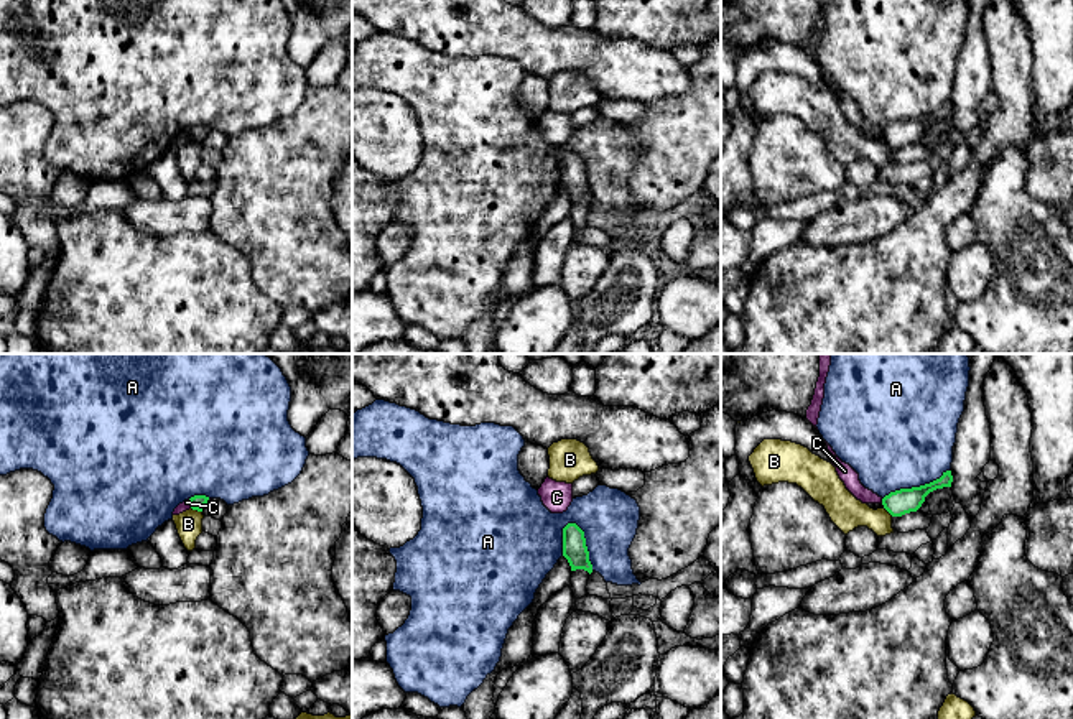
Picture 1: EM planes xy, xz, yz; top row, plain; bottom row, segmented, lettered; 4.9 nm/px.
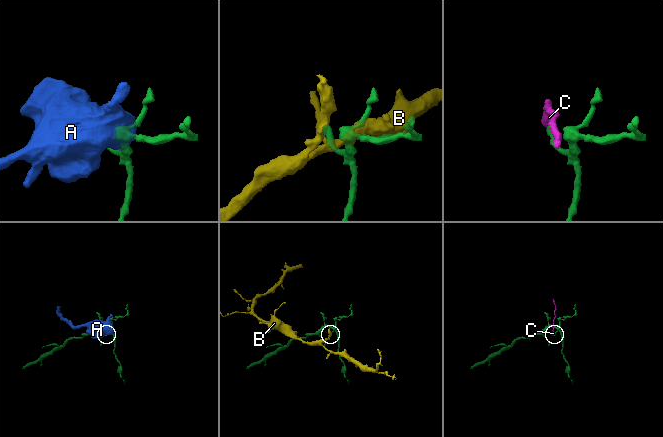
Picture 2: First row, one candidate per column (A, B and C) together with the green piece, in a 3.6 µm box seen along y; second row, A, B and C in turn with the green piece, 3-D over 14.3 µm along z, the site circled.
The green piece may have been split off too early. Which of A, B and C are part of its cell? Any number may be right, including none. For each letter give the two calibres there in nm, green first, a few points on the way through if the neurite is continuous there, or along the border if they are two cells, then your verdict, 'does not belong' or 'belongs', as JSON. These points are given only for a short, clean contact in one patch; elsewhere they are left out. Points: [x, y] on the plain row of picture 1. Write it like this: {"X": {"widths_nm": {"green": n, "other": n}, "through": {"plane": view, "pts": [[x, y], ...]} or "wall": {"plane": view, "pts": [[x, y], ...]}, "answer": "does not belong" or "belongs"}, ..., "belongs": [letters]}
{"A": {"widths_nm": {"green": 120, "other": 280}, "answer": "does not belong"}, "B": {"widths_nm": {"green": 70, "other": 130}, "wall": {"plane": "xy", "pts": [[191, 139], [201, 143]]}, "answer": "does not belong"}, "C": {"widths_nm": {"green": 120, "other": 80}, "wall": {"plane": "yz", "pts": [[881, 130], [882, 134]]}, "answer": "does not belong"}, "belongs": []}

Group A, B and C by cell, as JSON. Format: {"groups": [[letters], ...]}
{"groups": [["A"], ["B"], ["C"]]}

